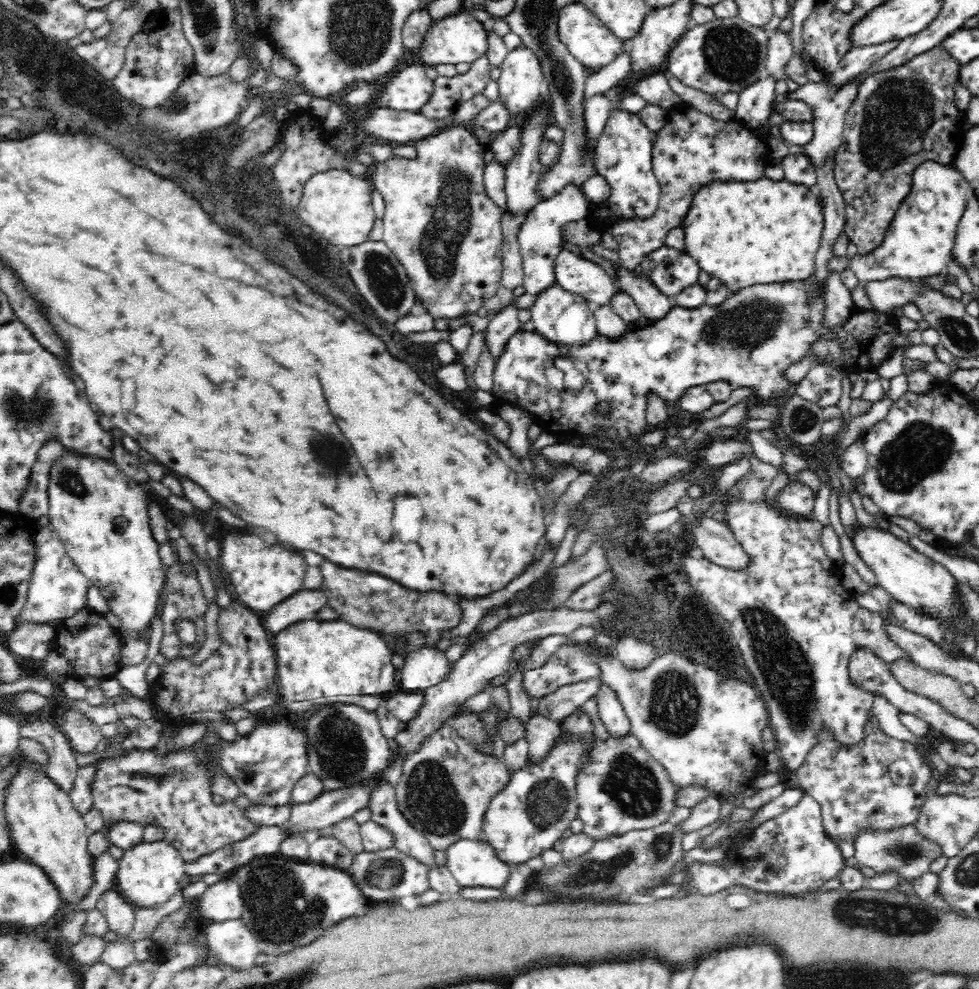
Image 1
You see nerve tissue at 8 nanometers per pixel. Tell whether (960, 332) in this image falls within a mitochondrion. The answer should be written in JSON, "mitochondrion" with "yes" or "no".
{"mitochondrion":"yes"}

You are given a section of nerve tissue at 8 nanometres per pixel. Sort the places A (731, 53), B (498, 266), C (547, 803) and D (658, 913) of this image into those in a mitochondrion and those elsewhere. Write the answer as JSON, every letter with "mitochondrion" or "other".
{"A":"mitochondrion","B":"other","C":"mitochondrion","D":"other"}

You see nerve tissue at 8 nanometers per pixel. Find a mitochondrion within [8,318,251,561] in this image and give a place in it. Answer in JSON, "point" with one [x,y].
{"point":[69,480]}

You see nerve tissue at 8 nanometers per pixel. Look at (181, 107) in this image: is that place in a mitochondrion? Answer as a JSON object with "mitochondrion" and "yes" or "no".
{"mitochondrion":"yes"}

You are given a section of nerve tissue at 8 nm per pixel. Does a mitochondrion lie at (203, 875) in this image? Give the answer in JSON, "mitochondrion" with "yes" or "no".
{"mitochondrion":"no"}

